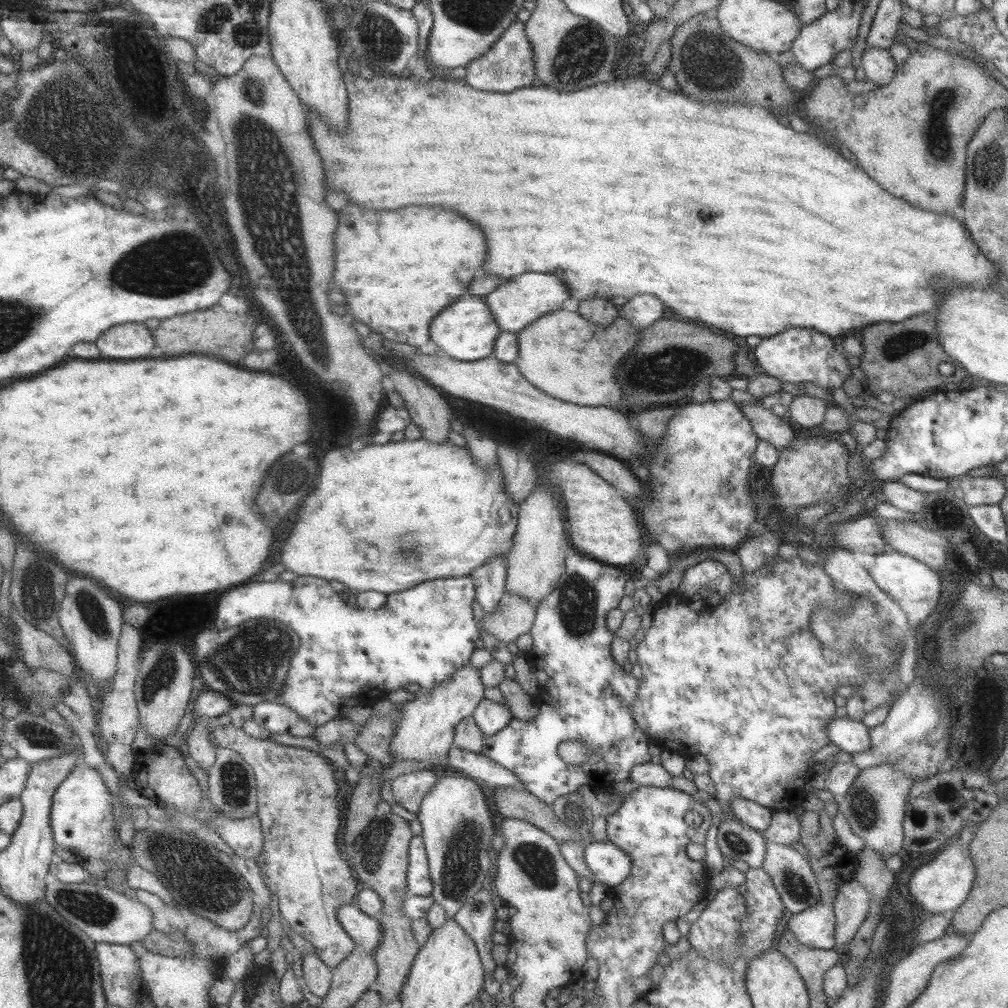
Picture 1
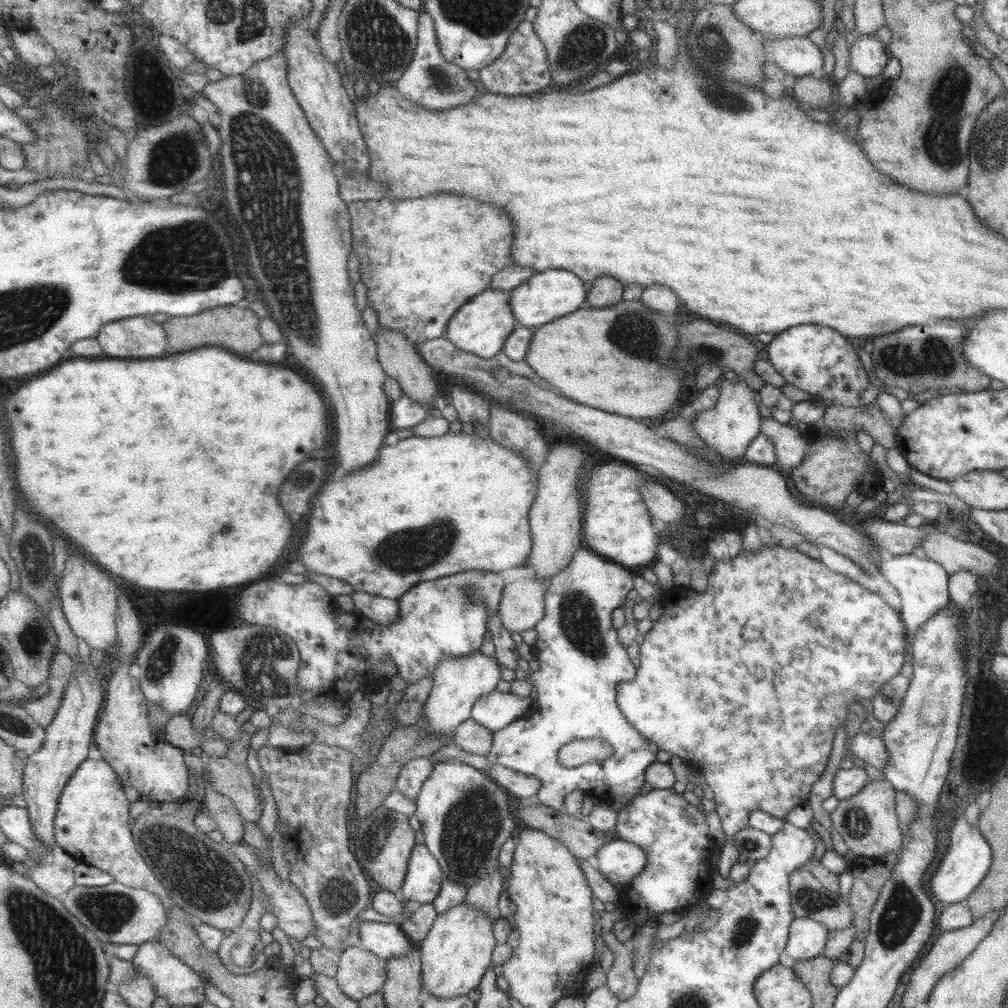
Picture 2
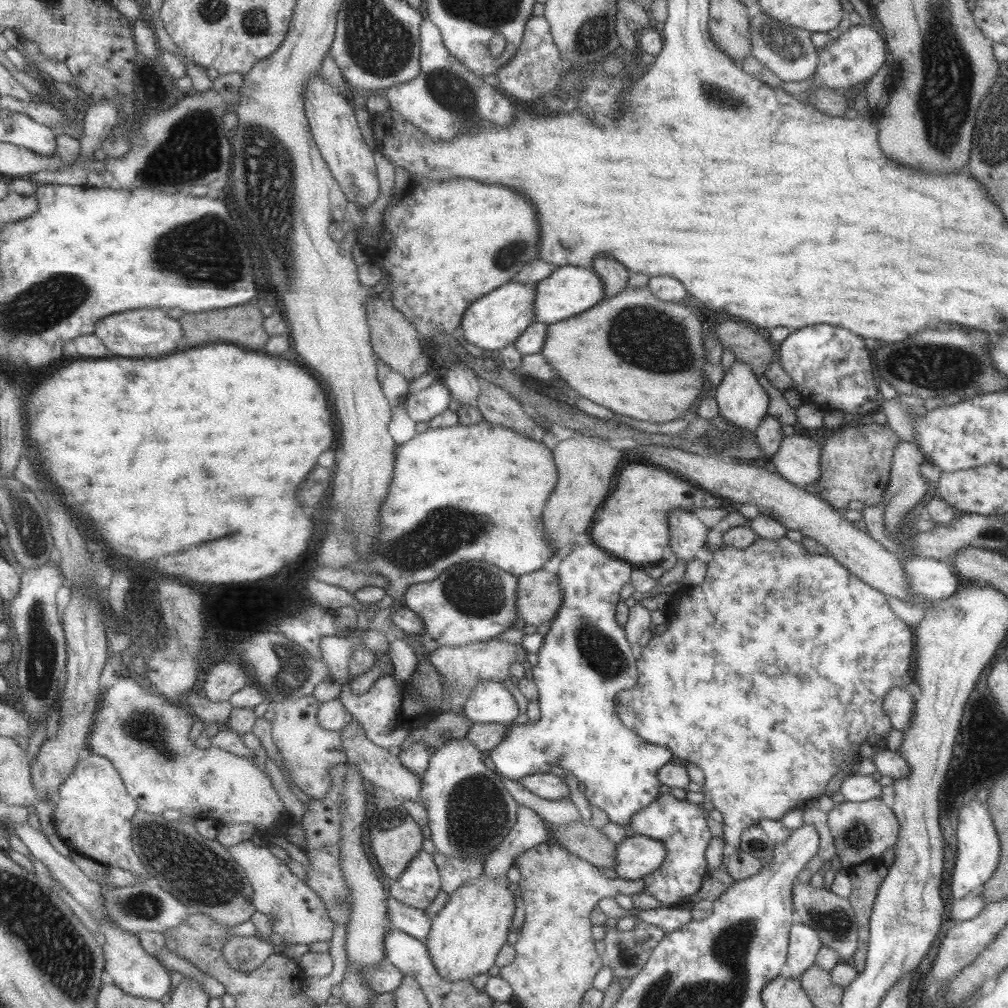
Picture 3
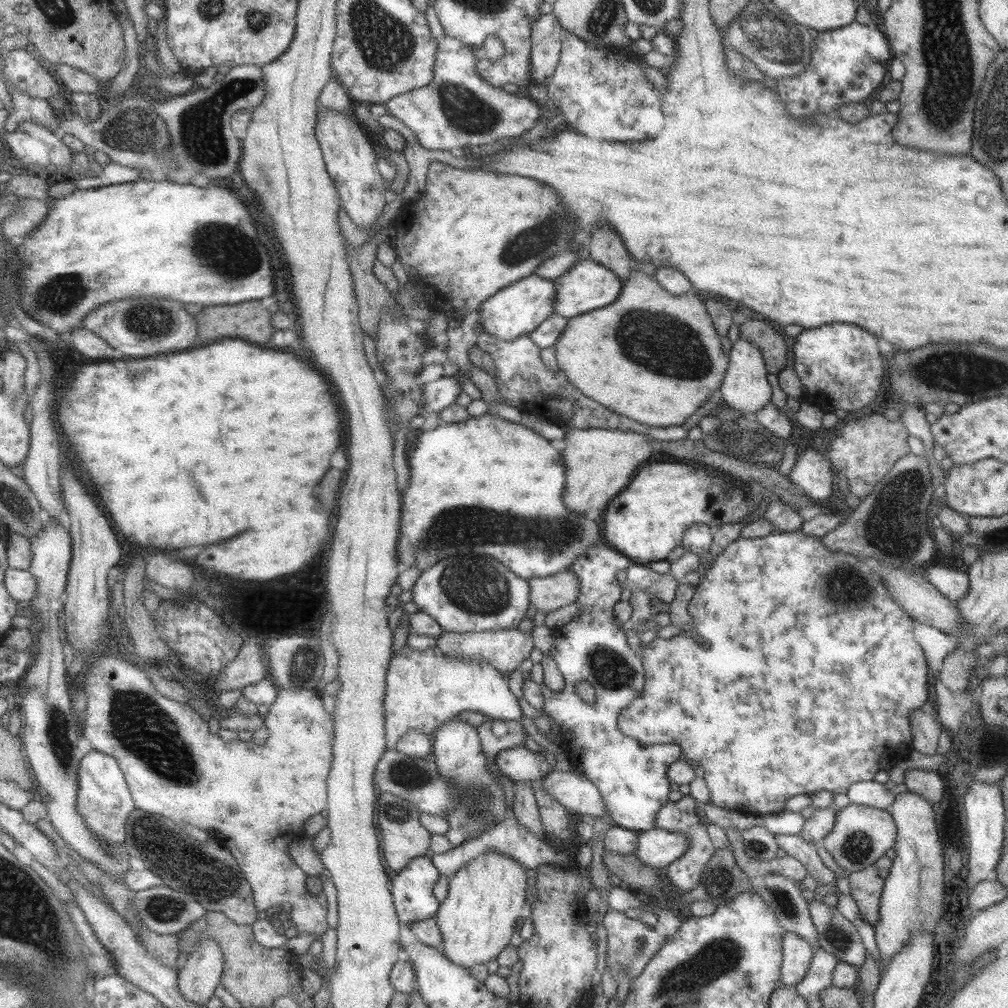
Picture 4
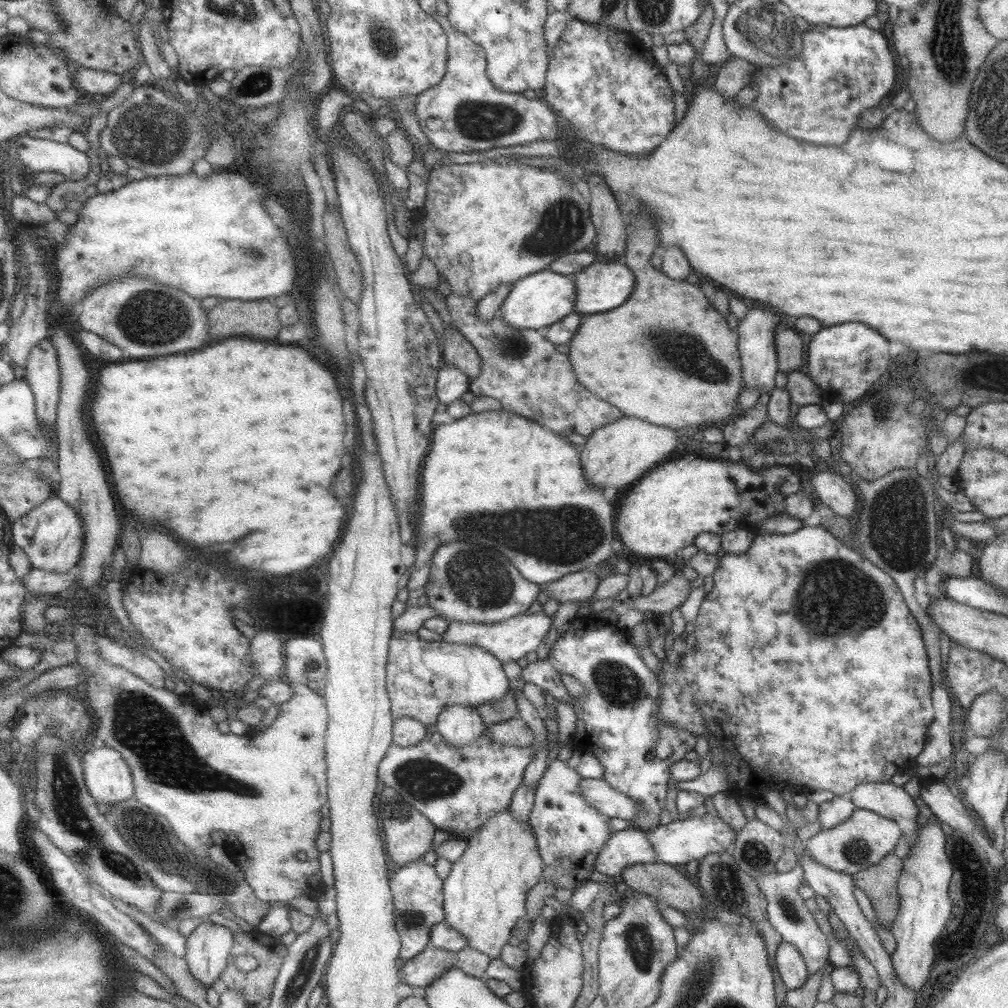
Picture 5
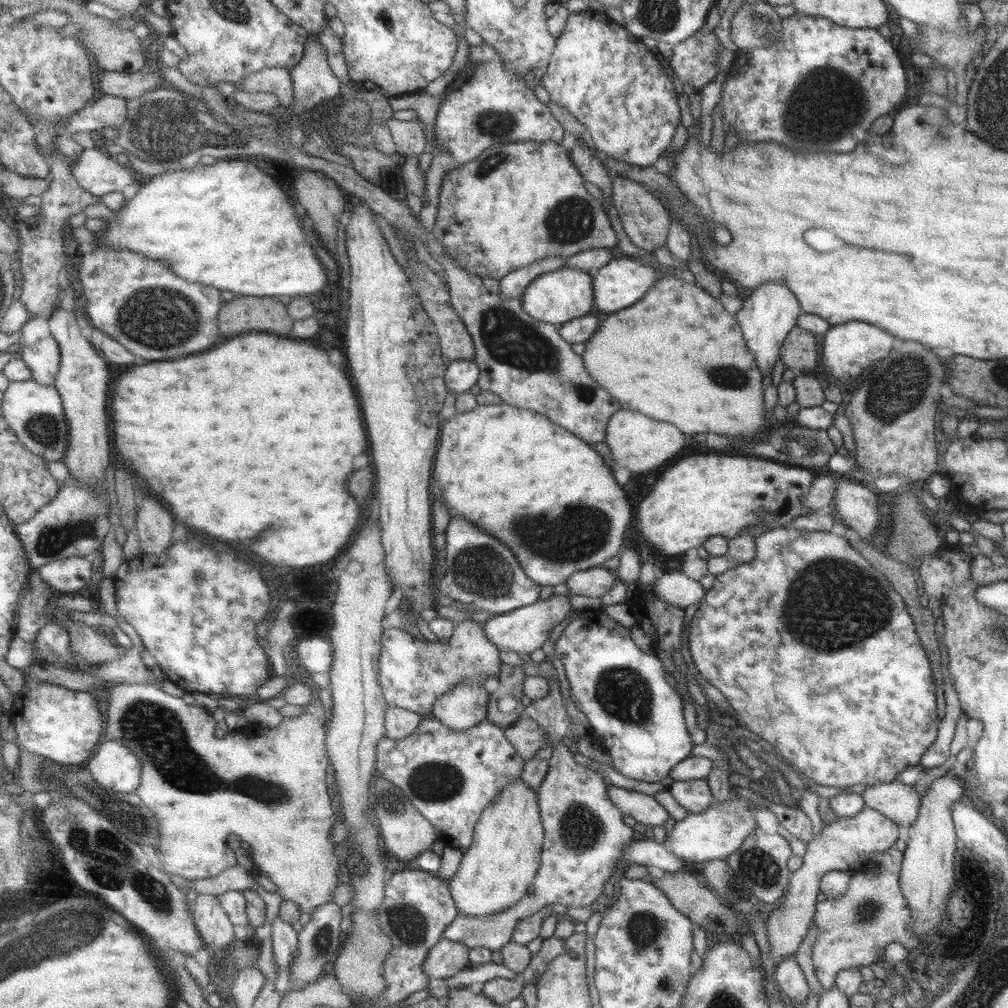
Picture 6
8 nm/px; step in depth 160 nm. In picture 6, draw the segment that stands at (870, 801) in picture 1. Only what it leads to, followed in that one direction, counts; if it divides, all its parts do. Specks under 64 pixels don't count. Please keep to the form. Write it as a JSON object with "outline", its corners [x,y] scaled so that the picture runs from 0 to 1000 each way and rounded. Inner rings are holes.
{"outline":[[[856,801],[844,812],[829,811],[817,818],[813,827],[807,828],[800,836],[796,856],[785,865],[782,874],[782,886],[775,898],[771,898],[761,913],[763,938],[769,954],[790,946],[794,936],[807,915],[809,889],[813,887],[813,871],[824,863],[850,865],[867,845],[878,845],[890,833],[890,818],[879,810],[862,801]]]}

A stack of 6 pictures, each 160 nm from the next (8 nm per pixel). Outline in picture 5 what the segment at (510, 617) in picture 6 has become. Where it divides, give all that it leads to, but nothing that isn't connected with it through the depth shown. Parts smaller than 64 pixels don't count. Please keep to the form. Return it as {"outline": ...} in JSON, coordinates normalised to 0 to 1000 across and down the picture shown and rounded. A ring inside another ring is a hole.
{"outline":[[[518,607],[511,613],[500,615],[499,617],[455,617],[446,618],[441,629],[438,629],[438,635],[447,639],[457,641],[476,641],[483,647],[487,647],[495,652],[499,657],[513,657],[519,653],[523,647],[529,647],[535,641],[537,635],[543,626],[549,621],[548,610],[541,608],[522,608]]]}

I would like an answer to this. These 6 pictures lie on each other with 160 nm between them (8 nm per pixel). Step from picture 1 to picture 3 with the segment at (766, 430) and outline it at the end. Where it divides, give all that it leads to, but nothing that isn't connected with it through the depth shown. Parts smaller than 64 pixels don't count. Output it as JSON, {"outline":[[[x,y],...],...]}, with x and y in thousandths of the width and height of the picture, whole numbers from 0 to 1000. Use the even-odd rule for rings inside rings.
{"outline":[[[793,431],[777,432],[771,448],[765,453],[765,460],[769,463],[773,473],[785,478],[791,484],[799,486],[800,481],[809,480],[809,476],[813,474],[813,452],[814,452],[813,441],[802,434]]]}

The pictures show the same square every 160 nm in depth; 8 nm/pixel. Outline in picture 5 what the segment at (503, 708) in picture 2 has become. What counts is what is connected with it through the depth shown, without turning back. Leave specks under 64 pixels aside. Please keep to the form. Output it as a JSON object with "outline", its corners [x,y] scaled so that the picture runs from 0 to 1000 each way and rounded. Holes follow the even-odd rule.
{"outline":[[[391,624],[385,656],[385,686],[389,694],[391,714],[407,710],[425,721],[433,721],[435,712],[446,700],[473,700],[491,694],[499,694],[506,686],[507,677],[495,652],[476,641],[457,641],[439,635],[422,635],[414,627],[398,627]]]}

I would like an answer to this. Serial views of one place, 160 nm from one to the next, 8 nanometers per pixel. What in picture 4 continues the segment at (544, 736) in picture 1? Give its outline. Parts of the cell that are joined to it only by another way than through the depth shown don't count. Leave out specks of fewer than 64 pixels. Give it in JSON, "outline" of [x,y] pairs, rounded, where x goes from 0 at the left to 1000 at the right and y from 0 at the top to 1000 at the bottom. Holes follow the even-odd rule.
{"outline":[[[594,540],[582,544],[582,546],[578,548],[577,551],[574,551],[573,554],[565,560],[563,565],[568,567],[569,570],[573,572],[574,589],[571,598],[573,600],[576,600],[577,605],[573,606],[572,609],[563,618],[555,621],[554,623],[549,623],[549,625],[553,626],[549,627],[549,631],[551,631],[551,633],[549,633],[550,638],[549,642],[547,642],[545,646],[545,649],[547,649],[547,653],[551,656],[552,662],[554,663],[555,667],[557,667],[557,671],[560,673],[560,682],[554,687],[550,687],[549,685],[541,682],[541,680],[539,679],[539,663],[537,662],[537,658],[529,658],[528,664],[524,667],[524,669],[525,673],[529,677],[531,677],[531,679],[535,680],[536,688],[539,691],[539,700],[537,702],[538,706],[542,710],[545,710],[547,714],[550,714],[552,718],[556,721],[556,733],[558,736],[558,742],[563,746],[563,749],[564,750],[568,758],[573,760],[575,766],[577,766],[582,771],[582,774],[585,774],[590,779],[590,782],[592,782],[592,784],[594,785],[599,798],[601,812],[603,812],[607,818],[612,818],[616,821],[626,822],[627,824],[631,823],[635,825],[649,821],[650,807],[654,804],[654,802],[658,800],[658,798],[663,795],[662,788],[664,788],[664,784],[666,784],[666,782],[664,782],[666,778],[664,778],[661,769],[662,763],[667,756],[670,756],[672,753],[677,752],[677,748],[676,743],[670,738],[636,739],[632,737],[632,734],[626,733],[624,730],[621,730],[621,728],[618,728],[612,722],[612,709],[617,705],[617,702],[620,702],[625,697],[626,693],[629,693],[630,690],[632,690],[632,688],[636,687],[639,678],[637,657],[629,648],[629,646],[626,645],[625,641],[622,640],[622,637],[620,636],[620,628],[609,618],[609,611],[607,610],[609,601],[614,596],[617,585],[617,582],[614,581],[612,575],[610,574],[610,569],[612,569],[614,565],[621,564],[627,558],[628,557],[625,554],[618,552],[618,550],[608,545],[607,543],[604,543],[601,540]],[[576,675],[582,676],[588,682],[590,690],[590,695],[588,697],[582,697],[574,693],[574,690],[570,688],[570,681],[572,681],[572,679],[574,679]],[[520,740],[498,744],[491,750],[494,762],[509,776],[534,774],[541,768],[541,752],[537,746],[527,746]]]}

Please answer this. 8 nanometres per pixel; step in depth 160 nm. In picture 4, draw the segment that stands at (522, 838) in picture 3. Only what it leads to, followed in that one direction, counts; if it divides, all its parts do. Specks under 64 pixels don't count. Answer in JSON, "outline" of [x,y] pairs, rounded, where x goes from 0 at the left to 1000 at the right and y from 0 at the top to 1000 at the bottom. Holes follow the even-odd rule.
{"outline":[[[529,774],[511,775],[511,793],[508,800],[508,806],[515,813],[517,819],[522,819],[525,825],[528,825],[535,833],[543,836],[542,825],[539,823],[530,786],[527,784]]]}

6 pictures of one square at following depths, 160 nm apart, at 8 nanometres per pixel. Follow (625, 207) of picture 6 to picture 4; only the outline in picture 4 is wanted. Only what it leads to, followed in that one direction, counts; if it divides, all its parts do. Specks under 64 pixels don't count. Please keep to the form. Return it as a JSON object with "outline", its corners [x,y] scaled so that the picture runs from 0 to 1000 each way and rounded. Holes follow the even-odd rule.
{"outline":[[[629,266],[606,302],[563,316],[548,344],[552,362],[578,393],[616,413],[650,424],[678,421],[695,399],[712,387],[722,360],[697,295],[688,286],[670,294],[658,288],[649,274]]]}

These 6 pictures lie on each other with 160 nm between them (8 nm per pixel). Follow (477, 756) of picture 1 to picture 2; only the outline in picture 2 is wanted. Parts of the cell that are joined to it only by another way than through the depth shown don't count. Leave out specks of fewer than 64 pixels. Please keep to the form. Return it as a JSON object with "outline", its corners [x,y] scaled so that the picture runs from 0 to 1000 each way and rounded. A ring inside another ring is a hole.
{"outline":[[[488,758],[482,766],[498,782],[516,794],[526,794],[535,784],[536,776],[531,771],[517,768],[514,764],[498,758]]]}

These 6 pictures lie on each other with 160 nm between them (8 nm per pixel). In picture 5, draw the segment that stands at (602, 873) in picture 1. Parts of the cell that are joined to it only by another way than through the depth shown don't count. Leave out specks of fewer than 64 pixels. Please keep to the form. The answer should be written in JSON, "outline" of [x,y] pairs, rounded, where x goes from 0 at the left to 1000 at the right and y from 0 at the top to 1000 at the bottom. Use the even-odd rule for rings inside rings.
{"outline":[[[701,807],[697,811],[686,809],[679,813],[667,813],[660,818],[651,818],[647,823],[640,824],[652,855],[662,858],[680,857],[685,853],[695,853],[704,845],[722,843],[729,828],[728,823],[725,823],[711,809],[707,811]]]}

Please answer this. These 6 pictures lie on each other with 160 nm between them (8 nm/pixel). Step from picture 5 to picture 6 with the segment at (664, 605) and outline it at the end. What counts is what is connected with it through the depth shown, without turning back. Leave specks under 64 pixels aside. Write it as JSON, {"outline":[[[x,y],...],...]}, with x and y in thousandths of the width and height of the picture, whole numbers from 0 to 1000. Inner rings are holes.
{"outline":[[[676,566],[653,567],[647,583],[656,598],[676,603],[695,596],[699,586],[692,576],[682,573]]]}

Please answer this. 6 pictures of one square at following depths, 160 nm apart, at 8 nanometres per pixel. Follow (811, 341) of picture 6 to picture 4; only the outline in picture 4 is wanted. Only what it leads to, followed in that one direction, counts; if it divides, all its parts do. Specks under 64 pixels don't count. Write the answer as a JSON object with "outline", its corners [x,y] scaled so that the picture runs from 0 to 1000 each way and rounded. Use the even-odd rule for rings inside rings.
{"outline":[[[744,316],[732,321],[733,337],[740,337],[753,346],[761,370],[771,371],[781,361],[781,341],[773,329],[767,327],[764,318]]]}

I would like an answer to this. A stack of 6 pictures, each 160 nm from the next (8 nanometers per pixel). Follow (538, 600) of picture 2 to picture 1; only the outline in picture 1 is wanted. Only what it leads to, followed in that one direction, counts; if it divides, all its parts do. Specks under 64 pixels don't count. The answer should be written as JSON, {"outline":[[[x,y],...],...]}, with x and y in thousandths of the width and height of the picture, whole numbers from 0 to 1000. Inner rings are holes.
{"outline":[[[501,587],[493,605],[479,611],[477,619],[484,629],[492,631],[501,639],[507,639],[517,629],[526,626],[532,606],[532,601],[525,599],[519,592]]]}

